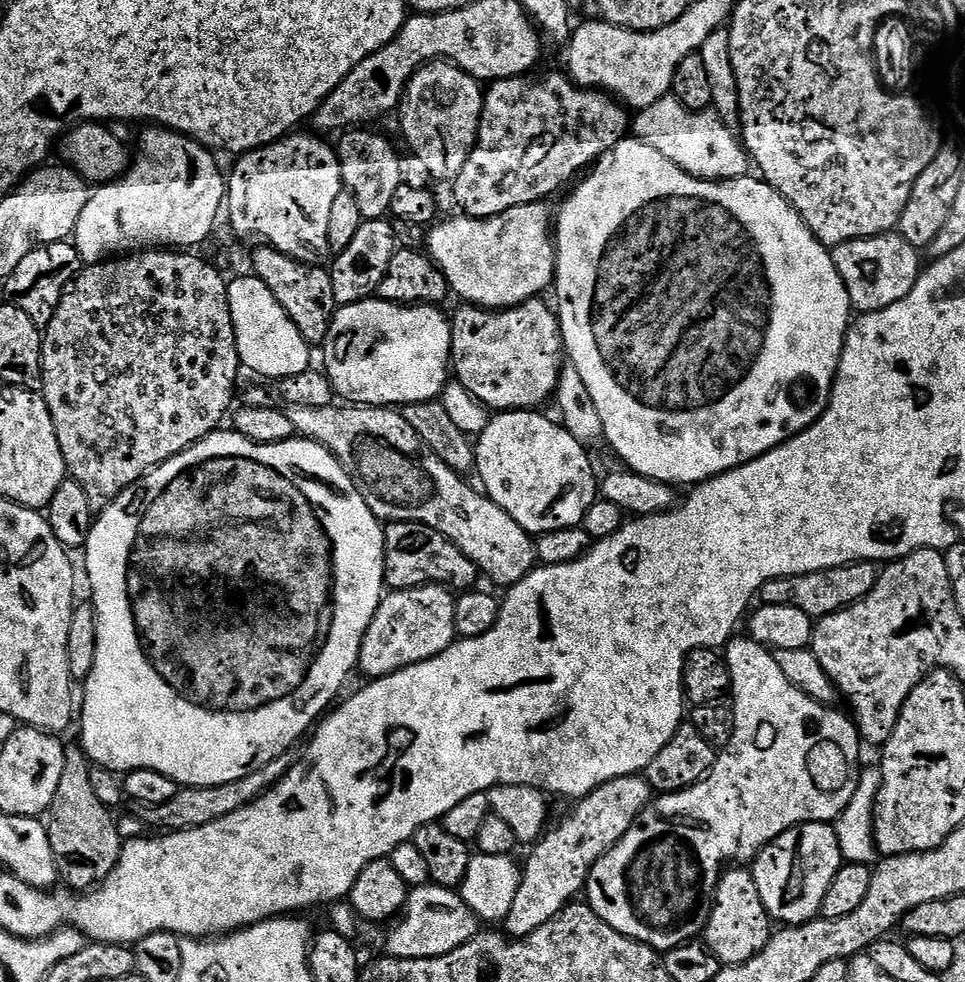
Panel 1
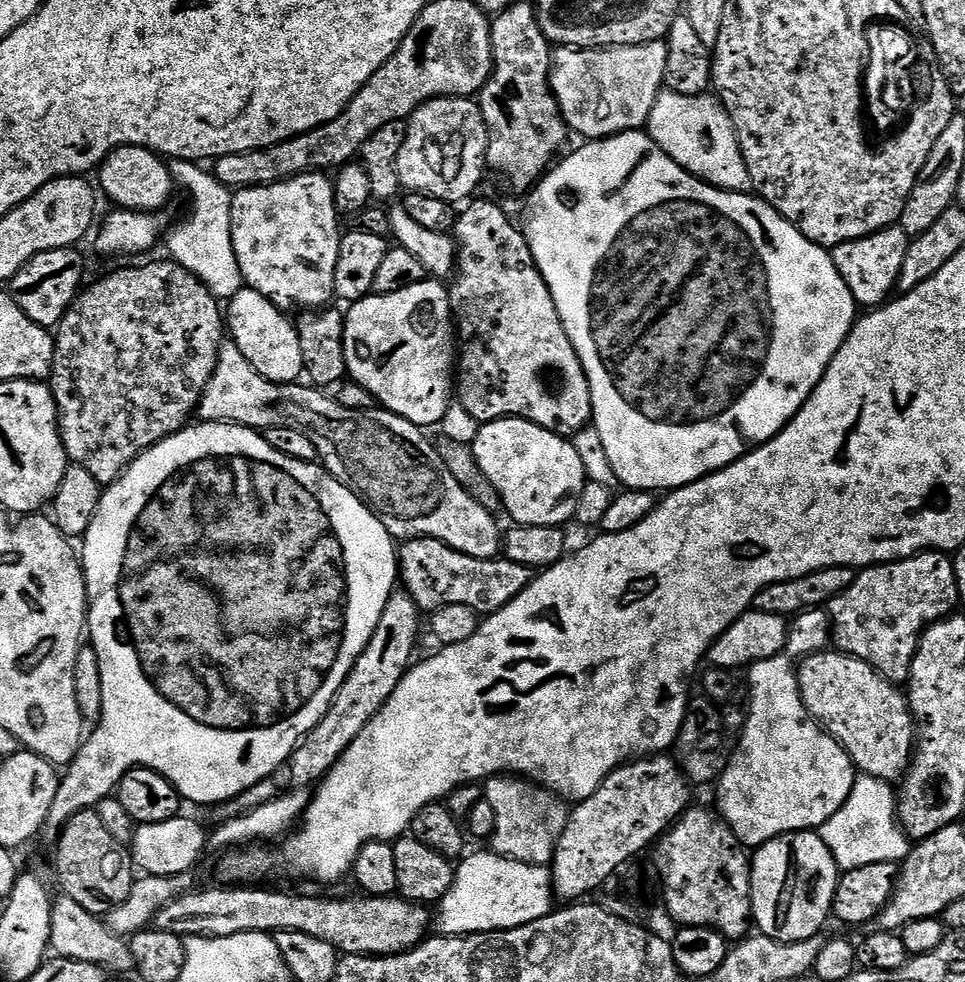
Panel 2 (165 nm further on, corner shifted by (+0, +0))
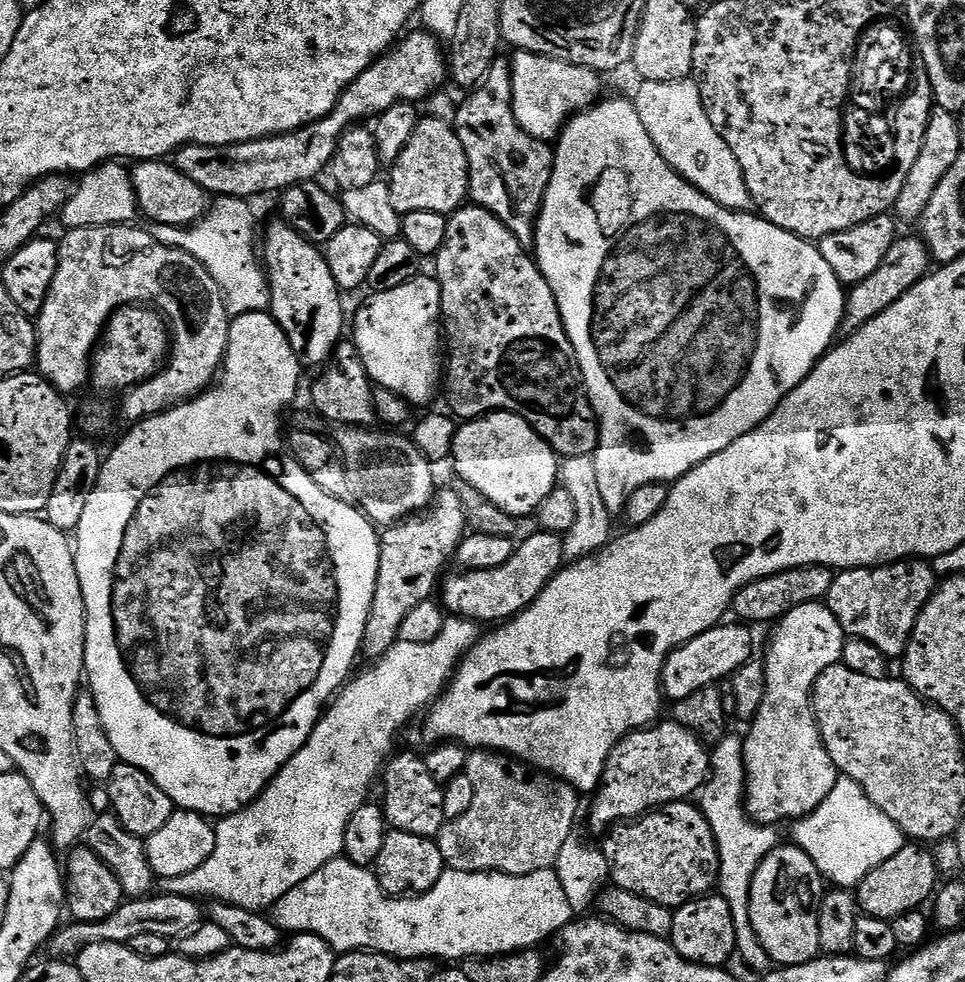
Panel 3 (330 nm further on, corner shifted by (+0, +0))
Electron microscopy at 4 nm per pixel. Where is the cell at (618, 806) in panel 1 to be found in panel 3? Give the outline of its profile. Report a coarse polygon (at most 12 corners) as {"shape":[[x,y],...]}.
{"shape":[[676,720],[617,744],[594,827],[631,822],[708,783],[705,741]]}

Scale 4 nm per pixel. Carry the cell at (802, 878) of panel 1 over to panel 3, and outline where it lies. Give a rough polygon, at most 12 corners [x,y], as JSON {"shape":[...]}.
{"shape":[[795,843],[752,880],[752,928],[773,965],[821,955],[826,881]]}

